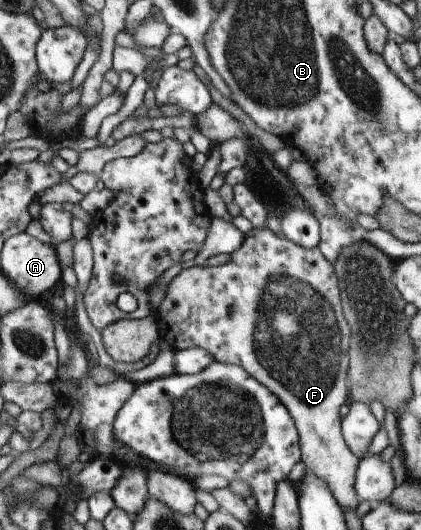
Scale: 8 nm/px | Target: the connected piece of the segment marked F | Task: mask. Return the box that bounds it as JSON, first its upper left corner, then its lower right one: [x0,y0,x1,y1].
[157,229,361,511]

